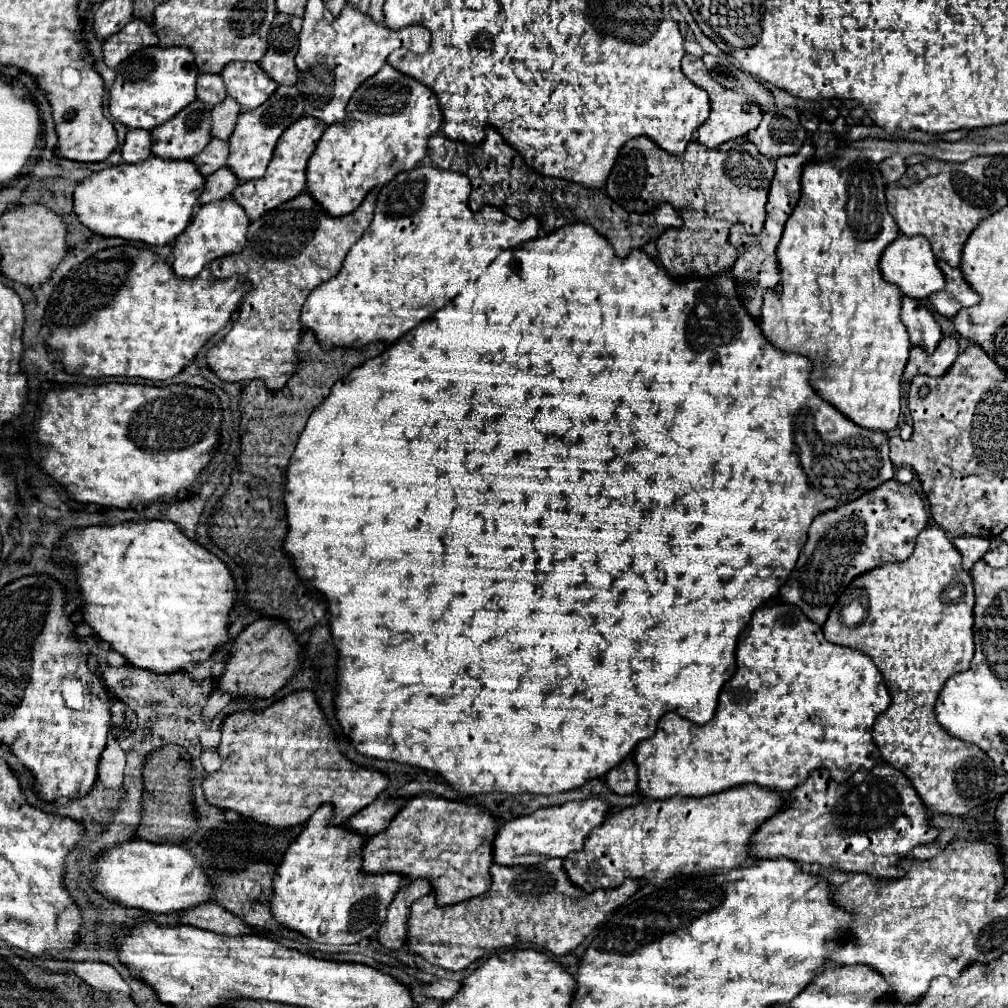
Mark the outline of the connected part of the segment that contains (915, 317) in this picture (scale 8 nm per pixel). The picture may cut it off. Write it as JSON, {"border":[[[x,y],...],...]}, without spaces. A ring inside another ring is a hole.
{"border":[[[905,296],[901,306],[901,322],[905,324],[911,336],[911,344],[923,346],[929,354],[937,348],[939,340],[943,338],[943,332],[935,320],[935,314],[927,308],[923,300]]]}

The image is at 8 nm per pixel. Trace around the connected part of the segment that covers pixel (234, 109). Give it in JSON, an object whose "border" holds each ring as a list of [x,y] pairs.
{"border":[[[227,96],[221,104],[213,106],[213,110],[211,110],[213,136],[221,138],[221,140],[229,140],[239,114],[241,114],[241,106],[237,106],[237,102],[231,96]]]}

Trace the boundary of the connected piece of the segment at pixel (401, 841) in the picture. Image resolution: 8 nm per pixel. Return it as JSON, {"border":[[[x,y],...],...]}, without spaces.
{"border":[[[433,794],[415,796],[407,800],[399,814],[391,820],[389,828],[367,840],[363,850],[363,868],[365,872],[399,872],[409,880],[427,878],[435,890],[439,906],[457,904],[481,896],[489,890],[489,868],[493,864],[493,840],[497,836],[497,824],[499,820],[485,806],[447,800]]]}

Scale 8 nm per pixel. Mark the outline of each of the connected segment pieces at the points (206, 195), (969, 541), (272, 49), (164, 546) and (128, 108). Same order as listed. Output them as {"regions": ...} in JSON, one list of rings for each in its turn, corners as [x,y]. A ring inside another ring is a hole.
{"regions":[[[[219,168],[217,172],[209,174],[207,176],[207,182],[205,182],[205,190],[199,198],[201,204],[207,204],[207,202],[213,202],[213,200],[221,200],[221,198],[227,198],[233,194],[233,188],[237,188],[239,180],[237,176],[233,176],[231,168]]],[[[957,536],[953,538],[953,544],[959,548],[963,556],[965,570],[971,570],[973,562],[979,560],[989,550],[989,540],[979,538],[979,536]]],[[[277,12],[267,42],[267,54],[259,60],[259,66],[279,84],[295,84],[297,82],[297,36],[301,32],[299,16],[285,16]]],[[[143,520],[143,522],[127,522],[127,524],[117,524],[117,526],[89,526],[83,530],[71,530],[61,540],[59,554],[55,556],[55,562],[63,562],[63,560],[71,562],[77,572],[79,590],[83,592],[83,602],[85,602],[85,608],[83,608],[85,622],[97,632],[97,636],[109,642],[113,650],[123,654],[127,662],[137,668],[145,668],[157,674],[173,674],[187,668],[189,664],[209,660],[215,654],[217,646],[223,646],[225,642],[229,642],[229,612],[233,610],[235,596],[237,596],[235,578],[223,560],[219,560],[213,552],[203,548],[199,542],[187,538],[171,520]]],[[[141,48],[117,66],[117,80],[109,90],[109,110],[127,128],[153,130],[197,98],[197,76],[199,68],[189,48]]]]}

